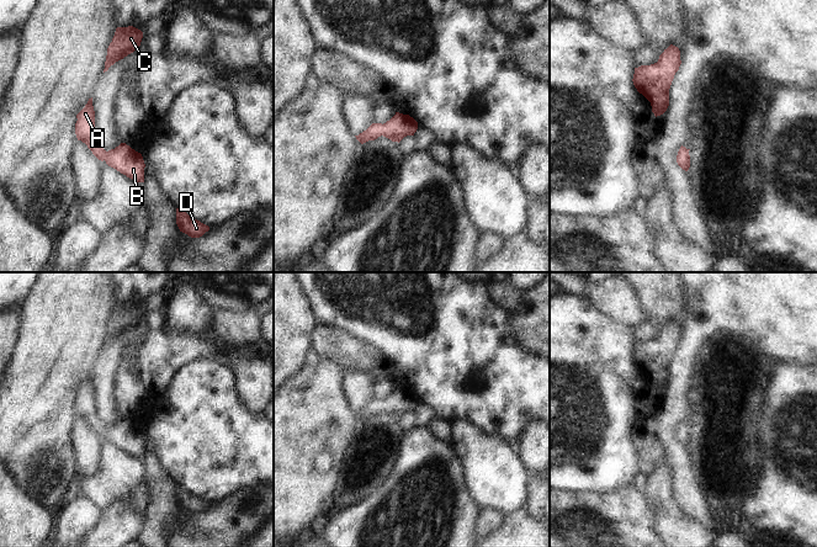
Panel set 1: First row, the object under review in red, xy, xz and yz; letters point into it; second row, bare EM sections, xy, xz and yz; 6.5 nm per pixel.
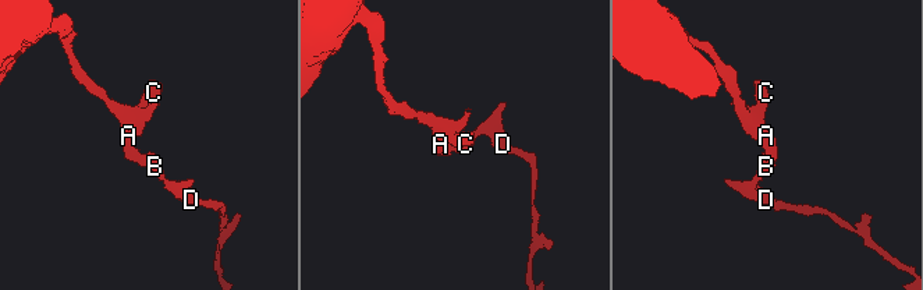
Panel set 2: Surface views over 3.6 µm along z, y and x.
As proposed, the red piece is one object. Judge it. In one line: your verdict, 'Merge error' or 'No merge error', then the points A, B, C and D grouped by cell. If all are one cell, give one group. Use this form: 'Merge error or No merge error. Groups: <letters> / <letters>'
No merge error. Groups: A B C D

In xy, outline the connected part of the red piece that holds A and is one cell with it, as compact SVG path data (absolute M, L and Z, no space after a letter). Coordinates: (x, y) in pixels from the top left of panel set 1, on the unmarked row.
M92 373L89 375L85 383L76 391L75 410L78 416L87 421L92 430L127 453L144 458L144 436L140 429L132 425L126 419L121 419L115 425L106 427L97 420L95 414L95 387Z

